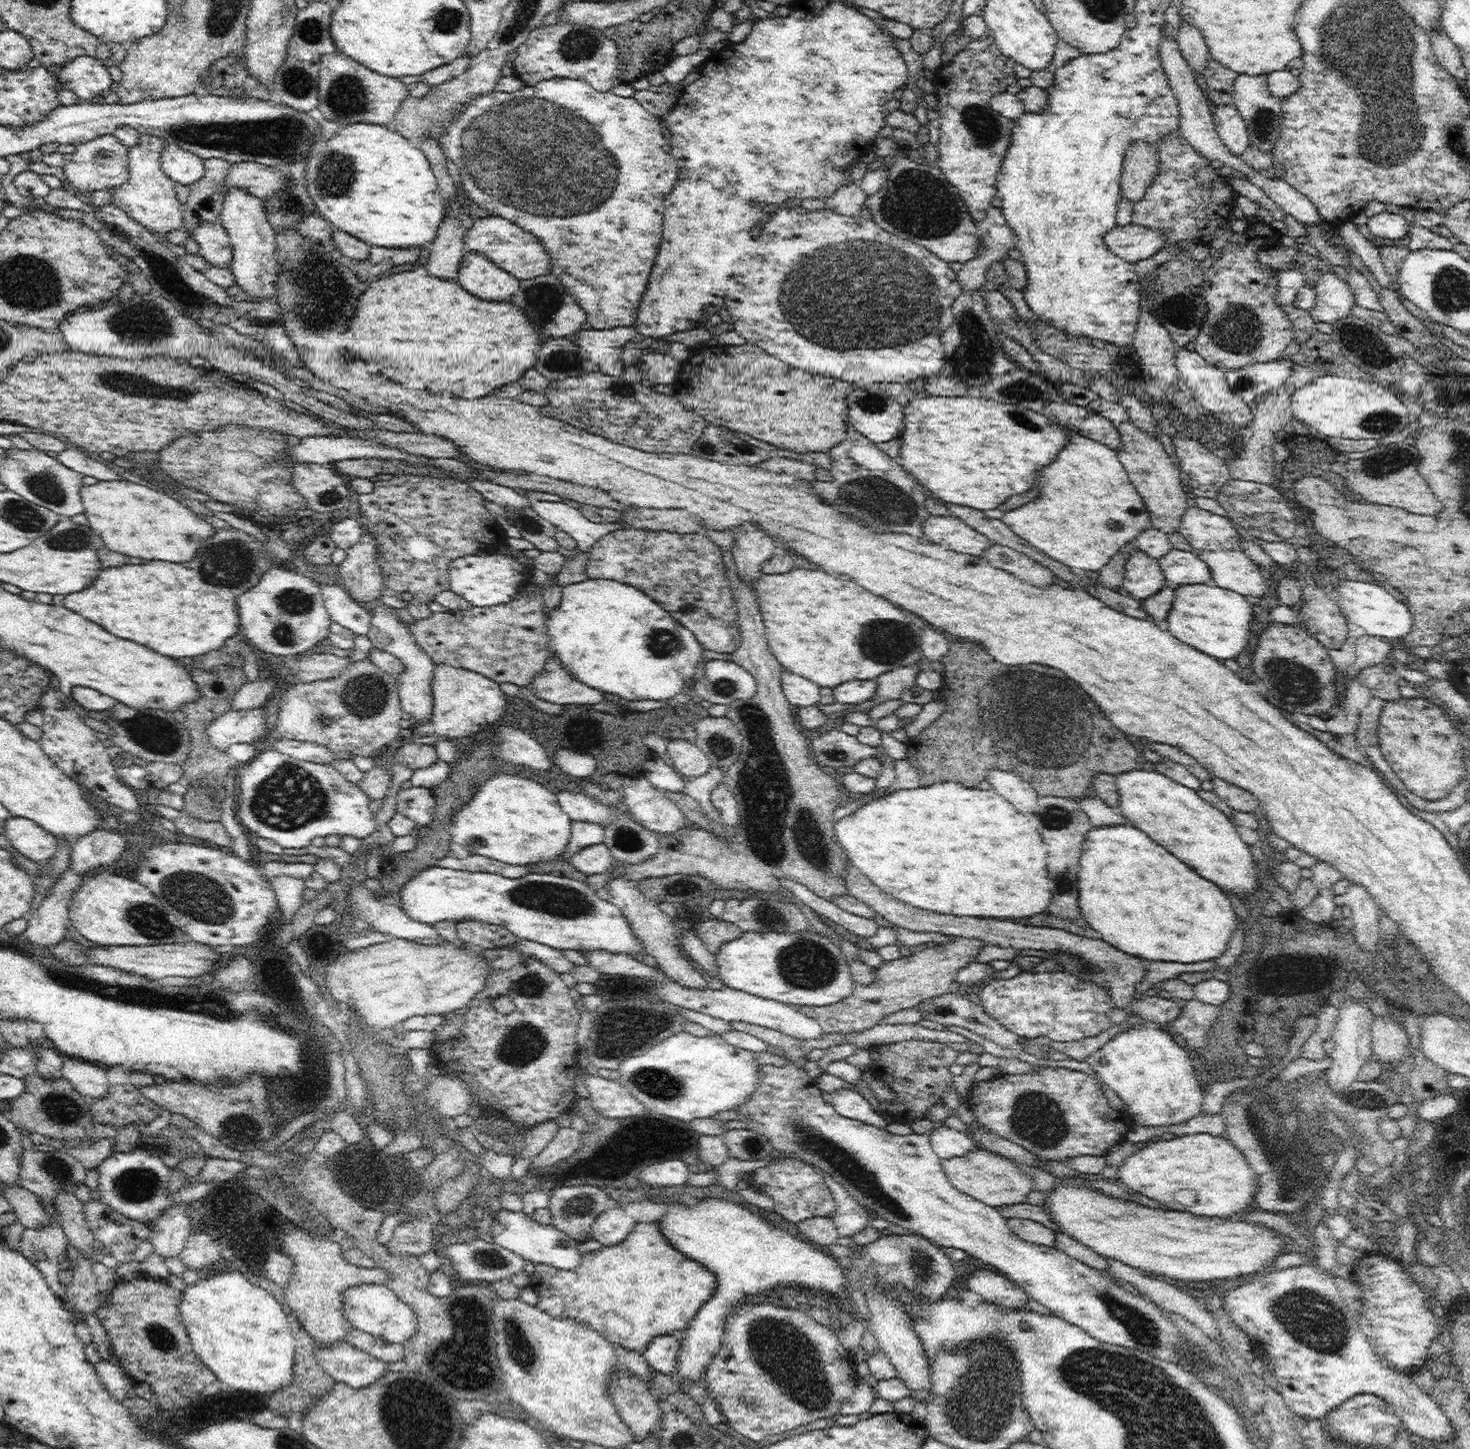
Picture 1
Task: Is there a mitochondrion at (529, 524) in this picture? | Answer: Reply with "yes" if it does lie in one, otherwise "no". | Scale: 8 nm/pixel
yes

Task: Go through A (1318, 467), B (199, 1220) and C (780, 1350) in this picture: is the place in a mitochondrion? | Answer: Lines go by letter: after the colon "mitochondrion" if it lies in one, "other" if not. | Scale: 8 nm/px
A: other
B: other
C: mitochondrion

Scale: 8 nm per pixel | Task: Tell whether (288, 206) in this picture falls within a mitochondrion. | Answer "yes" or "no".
yes

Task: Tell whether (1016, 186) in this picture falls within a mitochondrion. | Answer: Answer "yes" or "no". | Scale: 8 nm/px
no

